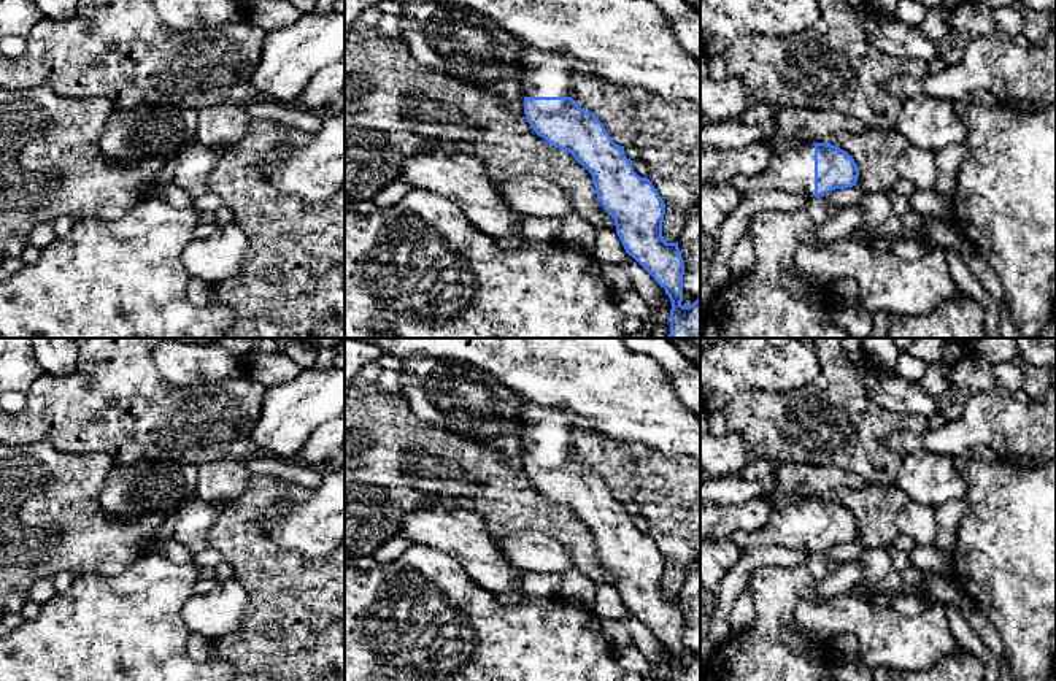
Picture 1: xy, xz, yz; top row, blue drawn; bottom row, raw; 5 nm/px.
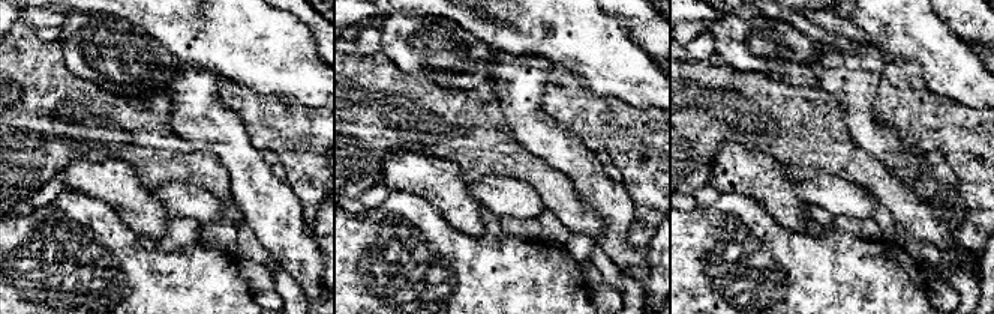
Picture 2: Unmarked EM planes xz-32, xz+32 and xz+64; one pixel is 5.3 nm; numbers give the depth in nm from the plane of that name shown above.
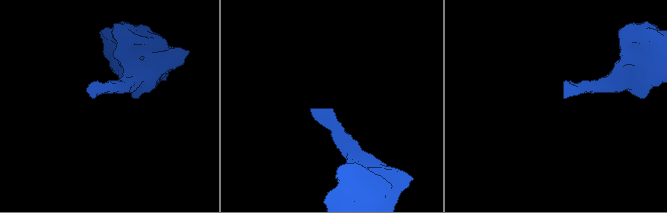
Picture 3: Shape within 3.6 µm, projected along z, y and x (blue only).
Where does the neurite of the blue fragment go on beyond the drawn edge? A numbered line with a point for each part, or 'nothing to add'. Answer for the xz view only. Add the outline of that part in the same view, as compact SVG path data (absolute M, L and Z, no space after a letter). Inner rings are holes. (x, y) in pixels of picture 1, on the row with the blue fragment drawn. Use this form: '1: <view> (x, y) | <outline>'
1: xz (545, 75) | M529 48L524 73L518 83L524 97L570 97L572 67L561 54Z

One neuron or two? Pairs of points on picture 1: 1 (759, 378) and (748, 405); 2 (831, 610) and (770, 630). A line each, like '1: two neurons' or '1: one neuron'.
1: two neurons
2: two neurons

